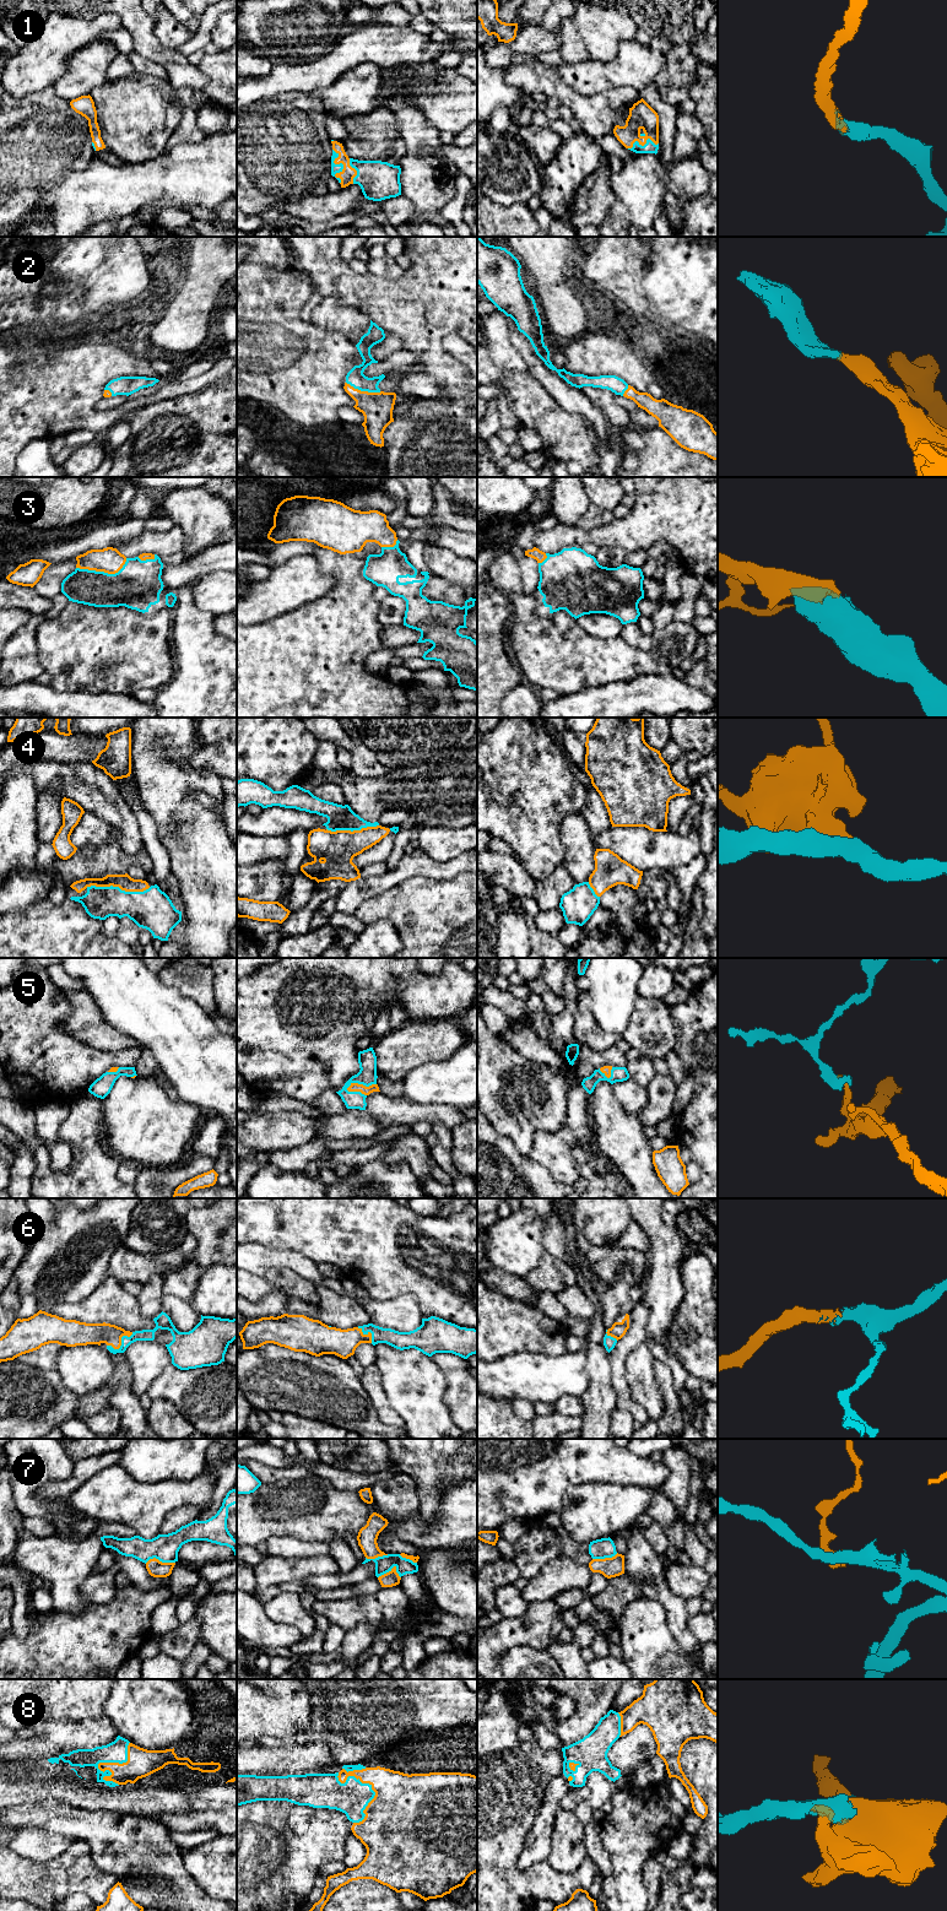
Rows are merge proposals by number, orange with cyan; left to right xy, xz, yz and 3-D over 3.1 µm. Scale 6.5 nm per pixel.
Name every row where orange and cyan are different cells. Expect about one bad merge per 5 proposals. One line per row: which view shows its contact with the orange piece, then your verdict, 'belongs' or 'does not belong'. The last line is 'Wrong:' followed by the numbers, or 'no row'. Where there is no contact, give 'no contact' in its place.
1: meets orange in xz; belongs
2: meets orange in xz; belongs
3: meets orange in xy; belongs
4: meets orange in xy; belongs
5: meets orange in xz; belongs
6: meets orange in xy; belongs
7: meets orange in xz; does not belong
8: meets orange in xy; belongs
Wrong: 7

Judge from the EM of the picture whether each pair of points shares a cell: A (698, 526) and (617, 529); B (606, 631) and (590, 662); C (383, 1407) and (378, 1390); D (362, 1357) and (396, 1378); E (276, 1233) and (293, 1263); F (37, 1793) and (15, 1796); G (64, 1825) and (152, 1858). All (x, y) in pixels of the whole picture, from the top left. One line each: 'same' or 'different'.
A: same
B: different
C: same
D: different
E: different
F: same
G: same

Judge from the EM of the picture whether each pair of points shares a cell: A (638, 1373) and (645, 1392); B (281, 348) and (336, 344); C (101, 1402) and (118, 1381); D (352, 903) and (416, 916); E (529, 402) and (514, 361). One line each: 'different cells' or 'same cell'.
A: same cell
B: same cell
C: different cells
D: different cells
E: different cells

